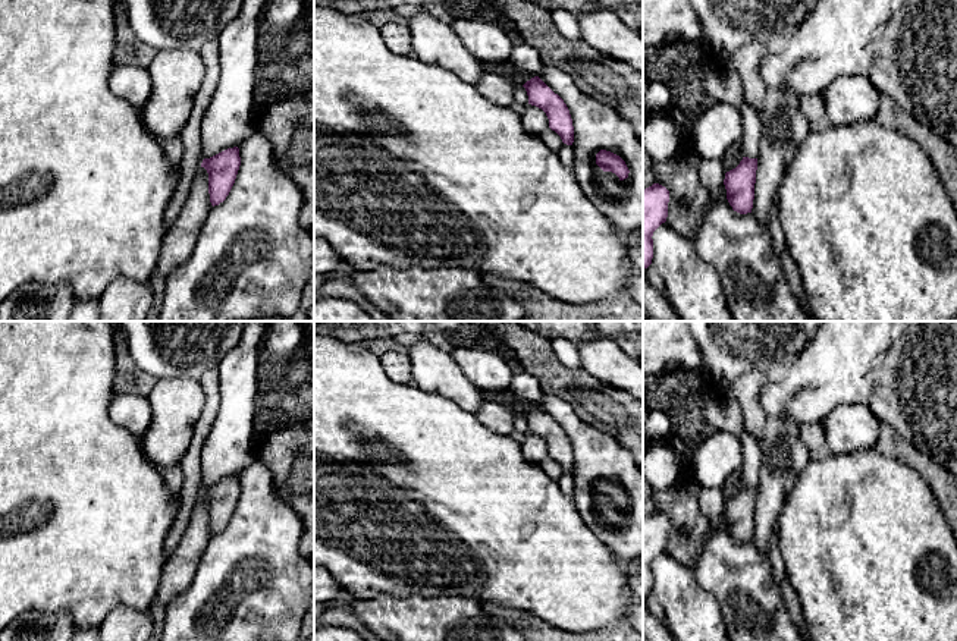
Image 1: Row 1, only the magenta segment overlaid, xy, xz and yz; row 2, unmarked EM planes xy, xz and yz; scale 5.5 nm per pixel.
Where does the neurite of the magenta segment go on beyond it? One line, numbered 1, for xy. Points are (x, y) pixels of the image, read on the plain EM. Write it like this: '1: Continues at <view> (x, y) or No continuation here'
1: No continuation here

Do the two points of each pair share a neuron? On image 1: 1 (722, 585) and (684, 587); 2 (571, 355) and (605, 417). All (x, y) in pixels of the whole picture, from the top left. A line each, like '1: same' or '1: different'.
1: different
2: different

